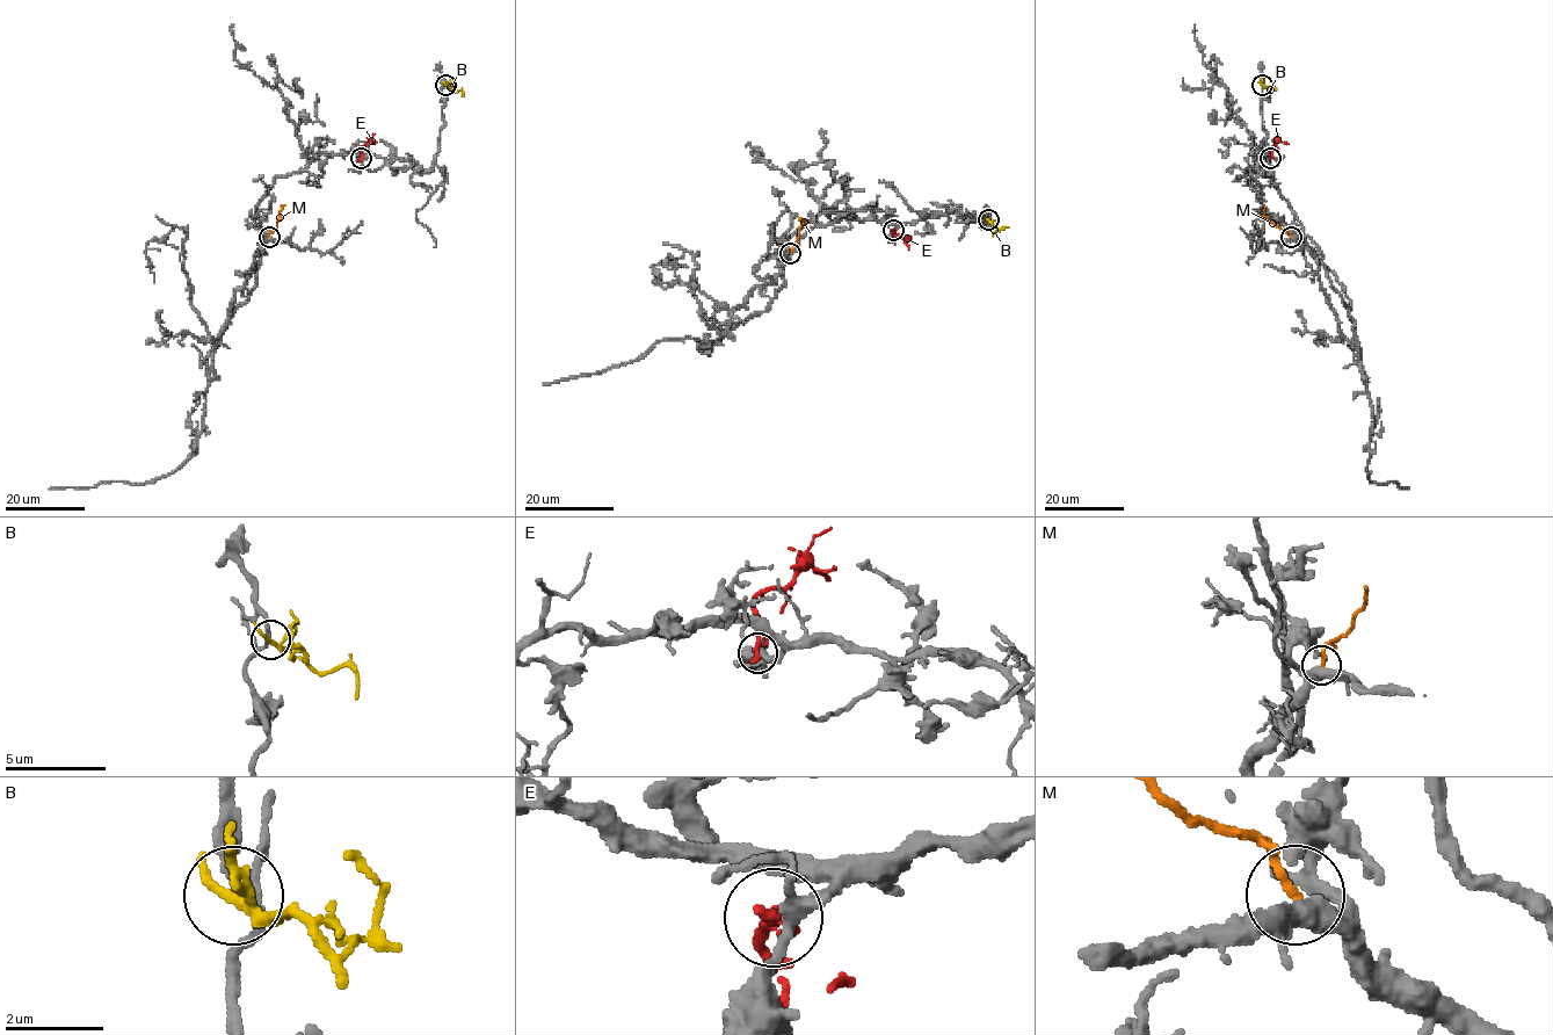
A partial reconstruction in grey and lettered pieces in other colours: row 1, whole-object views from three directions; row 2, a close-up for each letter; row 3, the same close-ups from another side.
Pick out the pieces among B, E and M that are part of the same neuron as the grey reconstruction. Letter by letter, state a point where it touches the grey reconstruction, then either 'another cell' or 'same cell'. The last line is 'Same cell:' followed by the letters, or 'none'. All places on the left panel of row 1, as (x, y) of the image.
B: (445, 85) | another cell
E: (361, 158) | another cell
M: (269, 237) | another cell
Same cell: none

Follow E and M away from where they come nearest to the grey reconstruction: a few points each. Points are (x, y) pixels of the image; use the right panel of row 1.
E: (1270, 158), (1270, 150), (1279, 140), (1289, 144)
M: (1291, 237), (1264, 216), (1263, 205)

